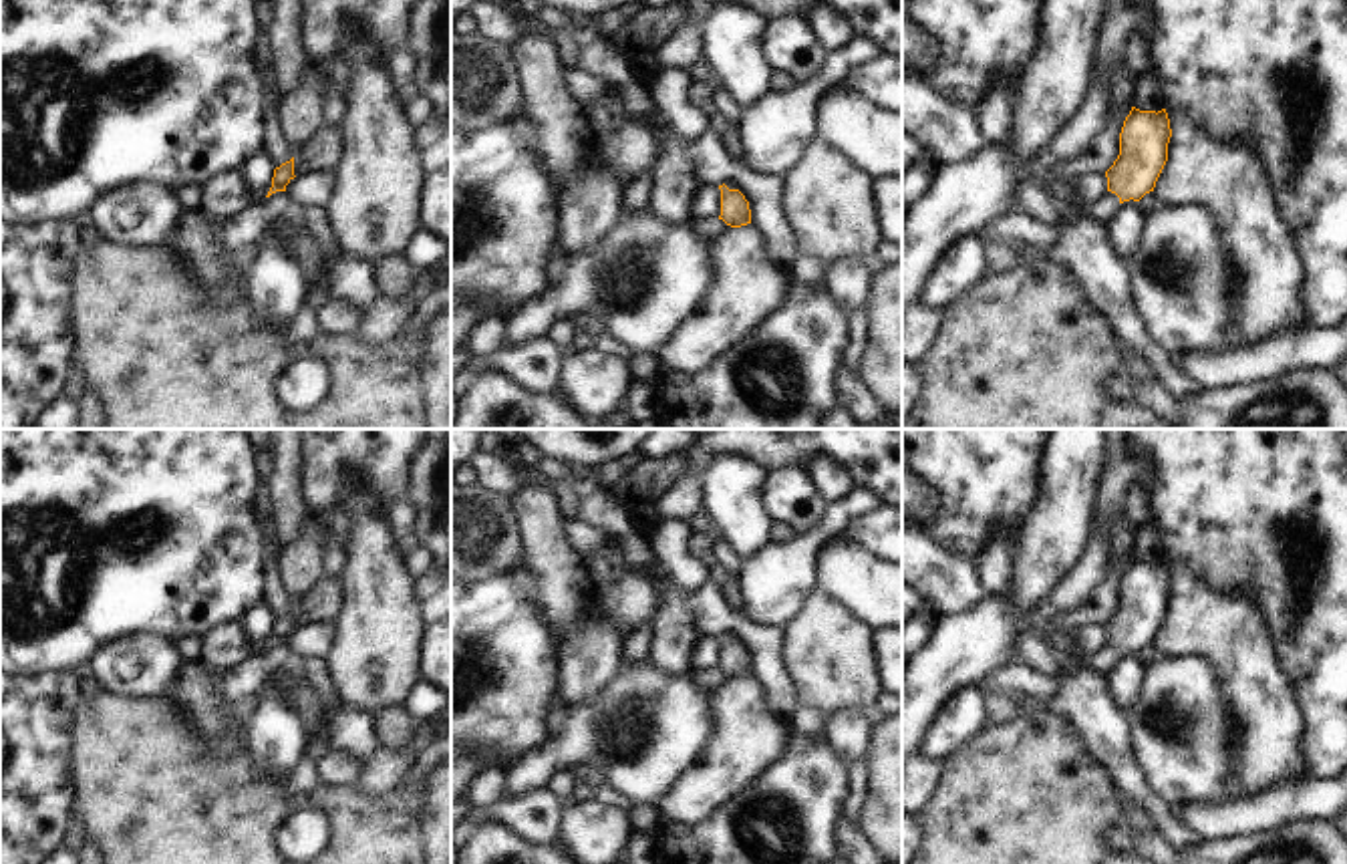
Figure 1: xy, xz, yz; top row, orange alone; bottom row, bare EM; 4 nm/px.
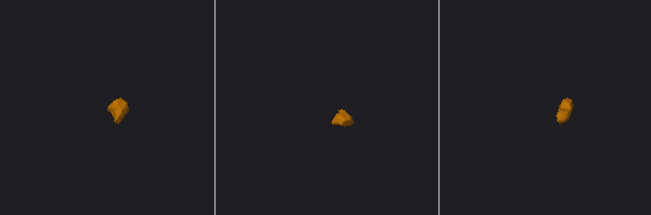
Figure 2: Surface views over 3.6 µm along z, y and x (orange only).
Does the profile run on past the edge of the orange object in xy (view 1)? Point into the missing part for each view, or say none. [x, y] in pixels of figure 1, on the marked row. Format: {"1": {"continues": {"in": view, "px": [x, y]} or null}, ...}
{"1": {"continues": {"in": "xy", "px": [242, 234]}}}

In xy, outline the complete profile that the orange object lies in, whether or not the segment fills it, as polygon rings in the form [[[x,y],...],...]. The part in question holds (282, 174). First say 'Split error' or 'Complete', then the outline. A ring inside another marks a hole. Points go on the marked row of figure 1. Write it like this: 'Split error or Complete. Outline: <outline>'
Split error. Outline: [[[294,157],[274,169],[272,187],[268,195],[256,205],[248,207],[232,220],[219,222],[219,238],[223,244],[244,256],[254,260],[262,242],[270,234],[270,228],[282,220],[298,220],[304,205],[296,203],[288,193],[286,185],[294,179]]]

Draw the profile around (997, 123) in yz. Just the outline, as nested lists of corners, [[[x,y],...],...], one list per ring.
[[[993,89],[989,101],[979,111],[979,127],[985,143],[1003,153],[1009,169],[1017,167],[1017,131],[1015,131],[1015,105],[1011,93]]]

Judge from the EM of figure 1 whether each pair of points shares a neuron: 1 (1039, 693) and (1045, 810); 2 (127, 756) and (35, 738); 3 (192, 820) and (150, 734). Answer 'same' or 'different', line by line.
1: different
2: different
3: same

